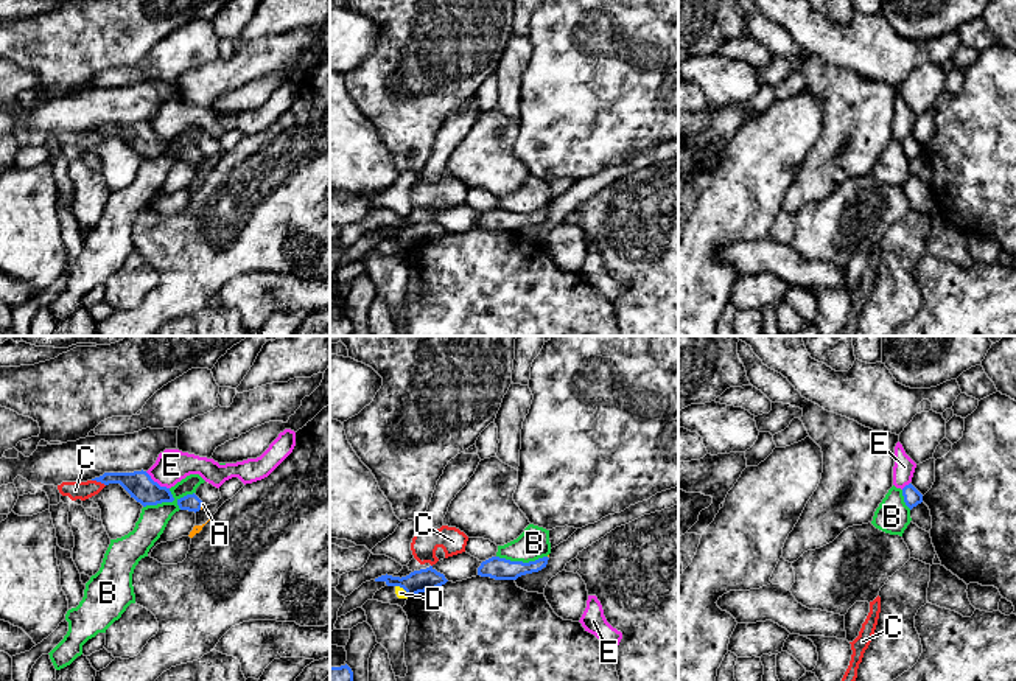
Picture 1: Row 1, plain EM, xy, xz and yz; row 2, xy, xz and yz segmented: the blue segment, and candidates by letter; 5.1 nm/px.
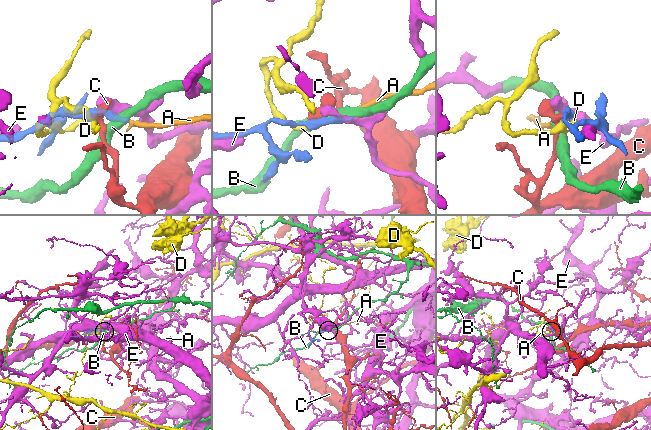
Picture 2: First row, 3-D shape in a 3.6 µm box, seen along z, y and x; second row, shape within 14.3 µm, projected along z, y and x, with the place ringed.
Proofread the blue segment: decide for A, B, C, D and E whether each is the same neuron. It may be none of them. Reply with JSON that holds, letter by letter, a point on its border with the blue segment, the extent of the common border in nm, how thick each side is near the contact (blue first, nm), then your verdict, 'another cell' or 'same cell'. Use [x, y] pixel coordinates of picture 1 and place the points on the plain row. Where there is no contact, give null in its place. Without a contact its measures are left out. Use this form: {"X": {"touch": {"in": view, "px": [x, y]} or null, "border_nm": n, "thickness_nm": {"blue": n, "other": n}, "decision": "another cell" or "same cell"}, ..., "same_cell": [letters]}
{"A": {"touch": {"in": "xy", "px": [201, 157]}, "border_nm": 40, "thickness_nm": {"blue": 90, "other": 20}, "decision": "same cell"}, "B": {"touch": {"in": "xy", "px": [168, 153]}, "border_nm": 280, "thickness_nm": {"blue": 140, "other": 150}, "decision": "another cell"}, "C": {"touch": {"in": "xy", "px": [98, 132]}, "border_nm": 80, "thickness_nm": {"blue": 140, "other": 100}, "decision": "another cell"}, "D": {"touch": {"in": "xz", "px": [402, 238]}, "border_nm": 90, "thickness_nm": {"blue": 120, "other": 50}, "decision": "another cell"}, "E": {"touch": {"in": "xy", "px": [156, 134]}, "border_nm": 160, "thickness_nm": {"blue": 140, "other": 170}, "decision": "another cell"}, "same_cell": ["A"]}

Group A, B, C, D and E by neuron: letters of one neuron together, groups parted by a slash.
A / B / C / D / E

